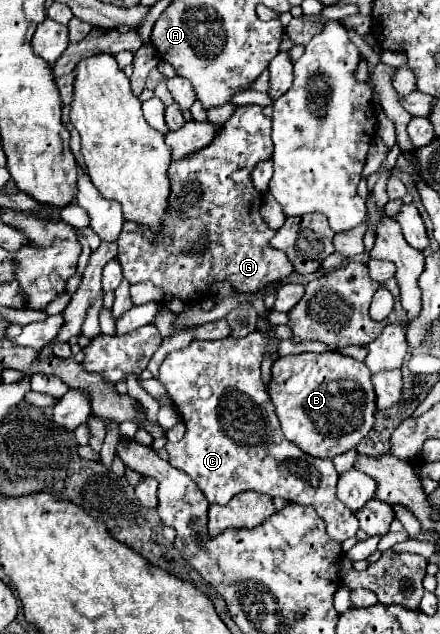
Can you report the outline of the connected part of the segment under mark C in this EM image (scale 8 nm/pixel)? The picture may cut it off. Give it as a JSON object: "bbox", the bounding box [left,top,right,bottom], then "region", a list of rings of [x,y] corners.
{"bbox":[158,331,358,543],"region":[[[254,331],[242,339],[226,337],[220,341],[192,341],[186,349],[172,351],[162,361],[158,371],[158,381],[172,397],[174,407],[186,425],[186,433],[182,441],[166,443],[169,462],[192,477],[192,481],[200,487],[200,491],[206,495],[210,503],[224,505],[242,491],[256,491],[272,499],[282,497],[288,503],[314,507],[318,517],[324,519],[326,533],[330,535],[330,539],[342,543],[344,539],[356,535],[358,519],[336,497],[338,473],[332,465],[332,459],[318,459],[306,455],[300,447],[296,447],[292,441],[288,441],[282,435],[278,417],[274,413],[274,405],[260,377],[260,363],[268,341],[270,339],[264,337],[260,331]]]}

